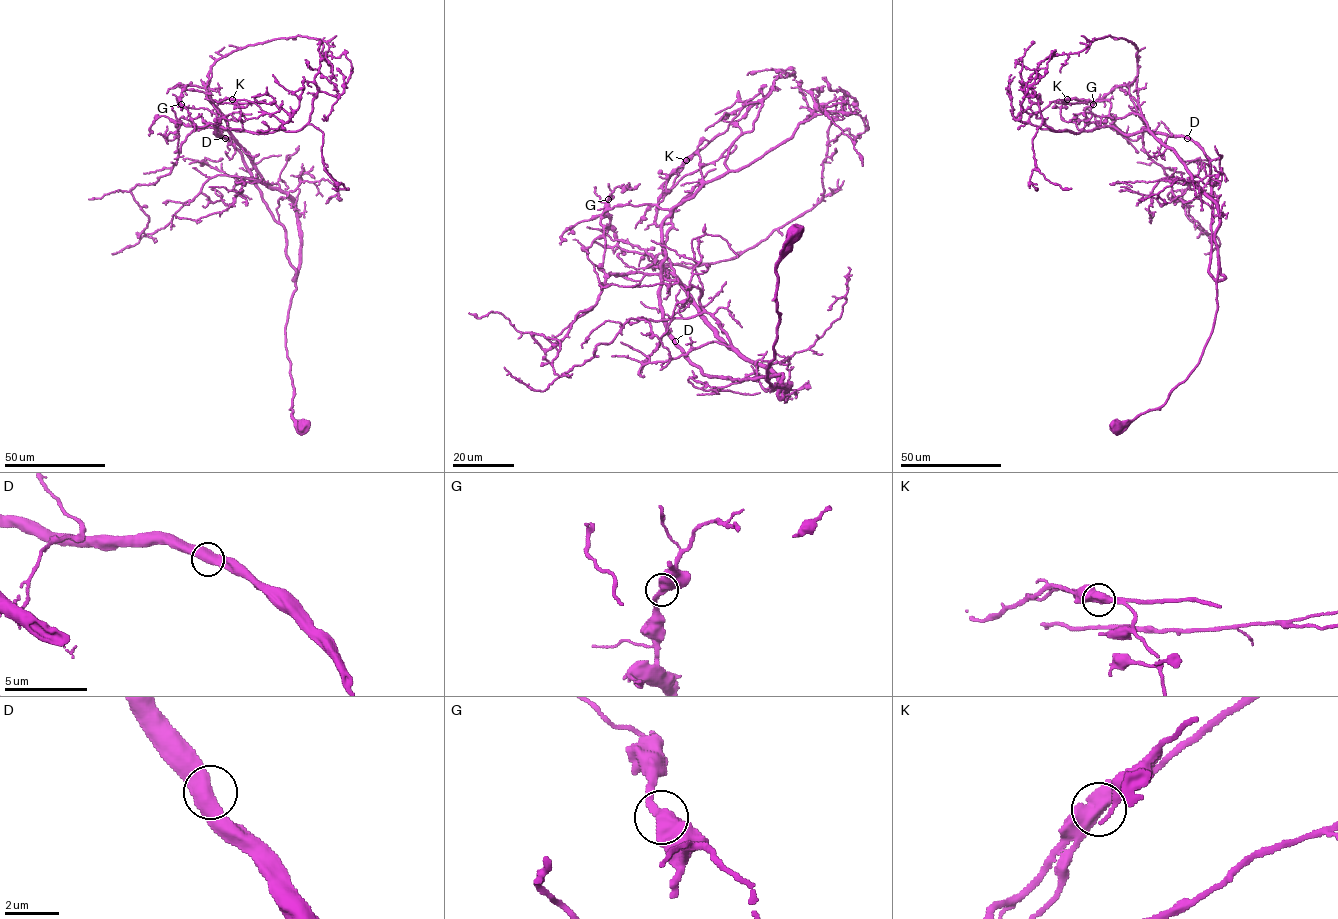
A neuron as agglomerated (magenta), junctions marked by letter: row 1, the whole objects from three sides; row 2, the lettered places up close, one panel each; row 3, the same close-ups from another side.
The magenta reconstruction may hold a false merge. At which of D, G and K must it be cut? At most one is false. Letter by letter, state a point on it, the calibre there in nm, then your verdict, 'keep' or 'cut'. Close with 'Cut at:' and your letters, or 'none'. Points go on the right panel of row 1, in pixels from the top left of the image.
D: (1187, 138) | 550 nm | keep
G: (1093, 104) | 500 nm | keep
K: (1067, 99) | 550 nm | keep
Cut at: none

